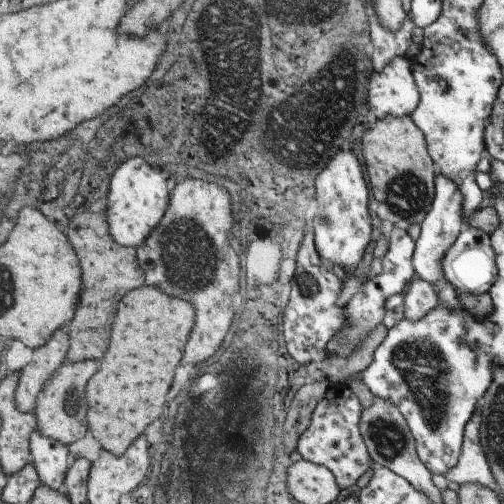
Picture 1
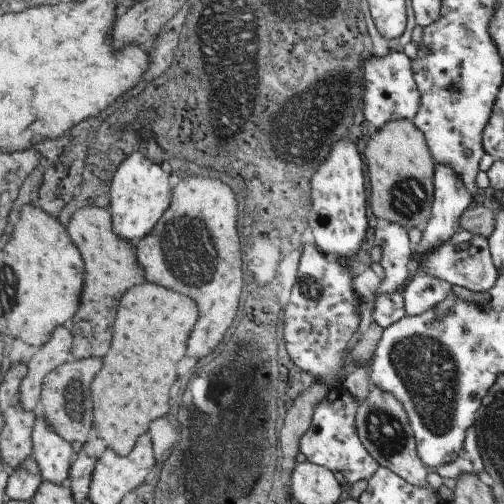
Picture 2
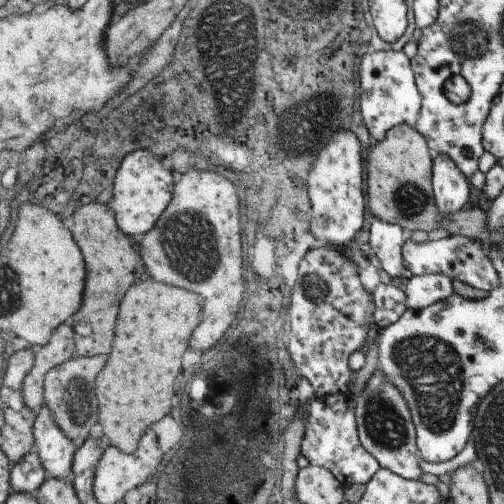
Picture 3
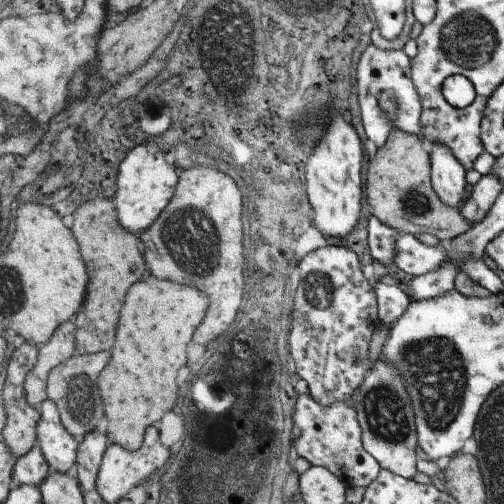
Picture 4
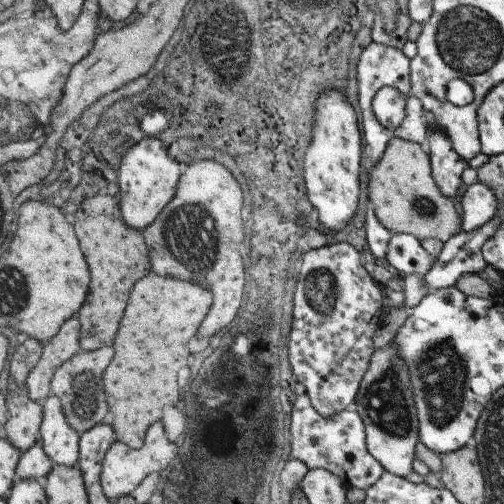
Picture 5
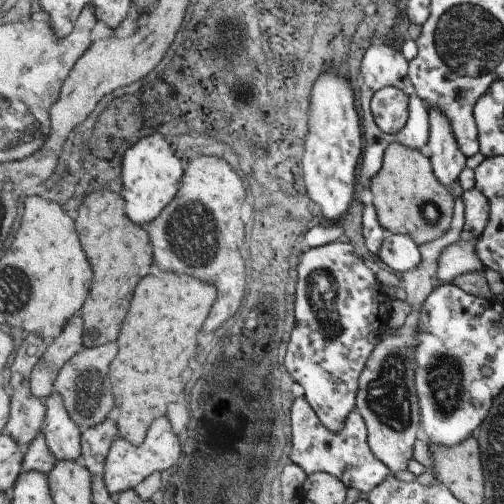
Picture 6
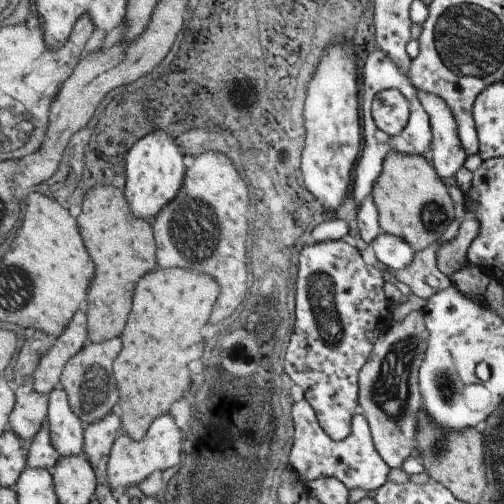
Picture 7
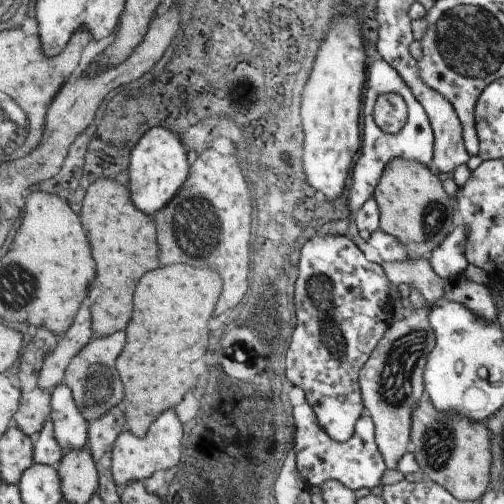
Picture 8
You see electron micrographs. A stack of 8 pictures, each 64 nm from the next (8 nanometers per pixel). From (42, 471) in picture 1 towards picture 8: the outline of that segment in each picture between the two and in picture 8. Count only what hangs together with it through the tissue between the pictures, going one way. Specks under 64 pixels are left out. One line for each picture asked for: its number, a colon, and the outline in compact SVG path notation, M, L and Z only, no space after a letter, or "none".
2: M37 414L37 426L33 430L33 444L35 444L35 458L43 470L45 482L67 484L71 478L75 454L69 440L59 436L45 418Z
3: M47 406L37 412L37 428L35 428L37 454L47 470L49 480L71 480L73 478L73 462L77 458L77 448L57 426L53 414Z
4: M51 400L41 404L39 412L41 420L37 424L37 446L41 448L47 464L55 474L75 474L81 442L77 442L77 438L65 430L61 410Z
5: M51 396L43 402L45 422L41 428L41 442L55 466L75 468L81 460L81 434L69 424L63 402Z
6: M53 394L45 400L47 424L43 428L47 444L59 462L81 462L83 456L83 430L69 416L63 394Z
7: M57 388L49 396L49 428L51 440L61 458L81 456L85 452L85 424L73 412L65 388Z
8: M61 384L53 392L53 414L49 416L55 424L55 438L65 454L81 452L89 446L89 420L77 406L73 390Z

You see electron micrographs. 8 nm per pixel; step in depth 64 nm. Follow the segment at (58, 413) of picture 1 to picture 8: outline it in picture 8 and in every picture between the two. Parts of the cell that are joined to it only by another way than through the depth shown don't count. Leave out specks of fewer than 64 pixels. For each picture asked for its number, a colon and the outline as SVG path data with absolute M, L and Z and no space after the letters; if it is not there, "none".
2: M87 358L87 360L69 360L55 372L51 372L45 380L43 396L41 396L41 410L39 416L47 420L51 430L55 430L59 436L69 440L69 444L85 442L87 434L93 428L93 398L91 398L91 382L97 376L97 372L103 368L101 358Z
3: M95 356L95 358L73 358L71 362L65 362L61 368L55 368L45 376L45 406L51 410L53 420L61 428L61 432L73 442L77 440L79 446L87 442L93 426L99 420L97 410L97 396L95 396L95 378L105 368L107 356Z
4: M101 352L93 356L75 354L65 364L53 368L49 376L49 400L61 410L61 422L65 430L69 430L69 434L73 434L73 438L77 438L77 442L81 444L85 442L87 436L93 434L99 420L105 418L99 388L93 388L93 386L99 386L99 376L107 368L109 360L111 360L111 352Z
5: M101 348L97 352L79 352L73 360L63 364L57 374L53 376L53 396L57 396L63 402L65 416L69 424L83 436L85 432L101 426L105 414L107 414L107 400L103 394L103 388L91 388L91 386L103 386L103 372L113 360L115 350L113 348Z
6: M117 342L99 346L99 348L83 348L65 368L61 376L55 380L55 392L65 396L65 406L69 408L69 416L83 430L83 434L107 420L107 414L117 408L117 400L111 394L109 384L109 366L117 358Z
7: M113 338L113 340L101 342L101 344L89 342L81 350L81 354L77 354L69 362L69 366L63 372L59 386L65 388L65 392L69 394L69 402L73 406L73 412L83 420L85 428L105 420L111 412L117 410L117 404L121 402L121 392L117 390L117 382L113 376L113 362L119 356L121 348L123 348L121 338Z
8: M117 332L117 336L109 336L109 338L93 338L89 346L67 368L63 384L67 384L73 390L77 406L81 408L81 412L89 422L105 418L125 400L125 386L115 368L115 362L123 352L125 342L127 342L125 332Z

